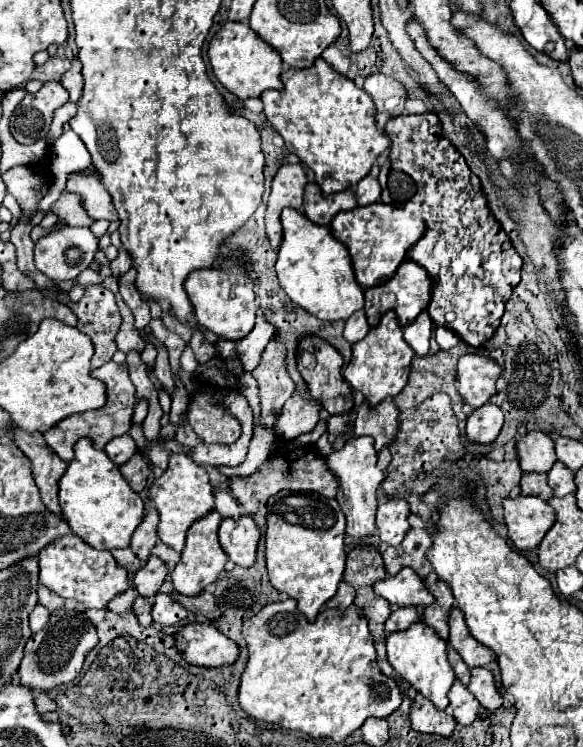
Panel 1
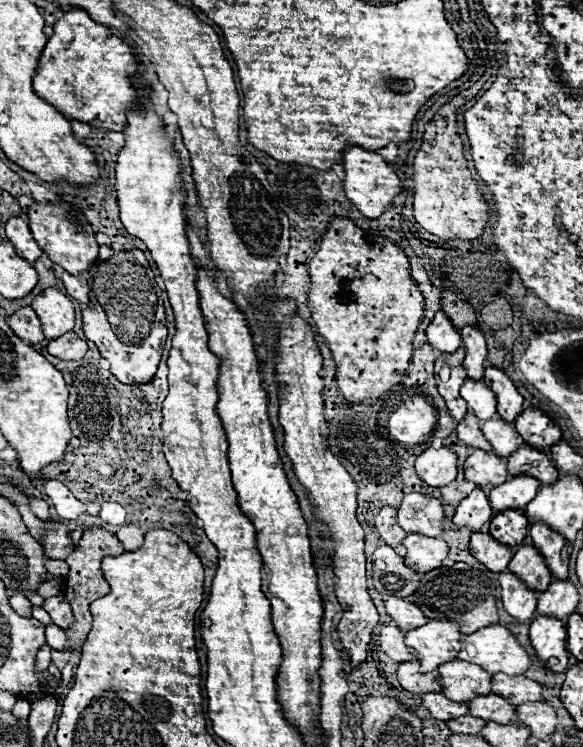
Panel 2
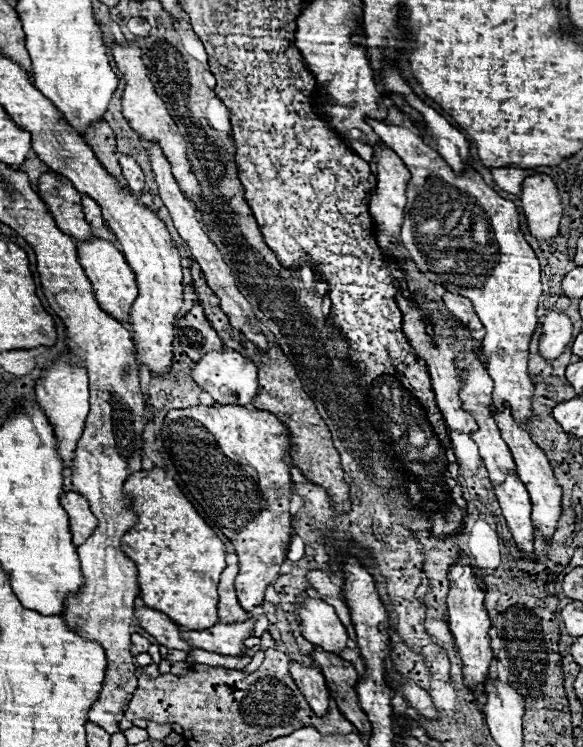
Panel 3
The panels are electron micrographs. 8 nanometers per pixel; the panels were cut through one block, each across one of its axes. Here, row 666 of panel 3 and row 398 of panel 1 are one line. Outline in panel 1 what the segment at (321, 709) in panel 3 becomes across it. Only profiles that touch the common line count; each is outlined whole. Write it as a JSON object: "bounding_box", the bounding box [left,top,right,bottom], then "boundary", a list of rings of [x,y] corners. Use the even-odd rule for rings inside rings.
{"bounding_box":[276,392,320,440],"boundary":[[[298,392],[284,404],[282,414],[276,420],[276,436],[292,440],[296,436],[308,434],[318,422],[320,400],[304,398]]]}

